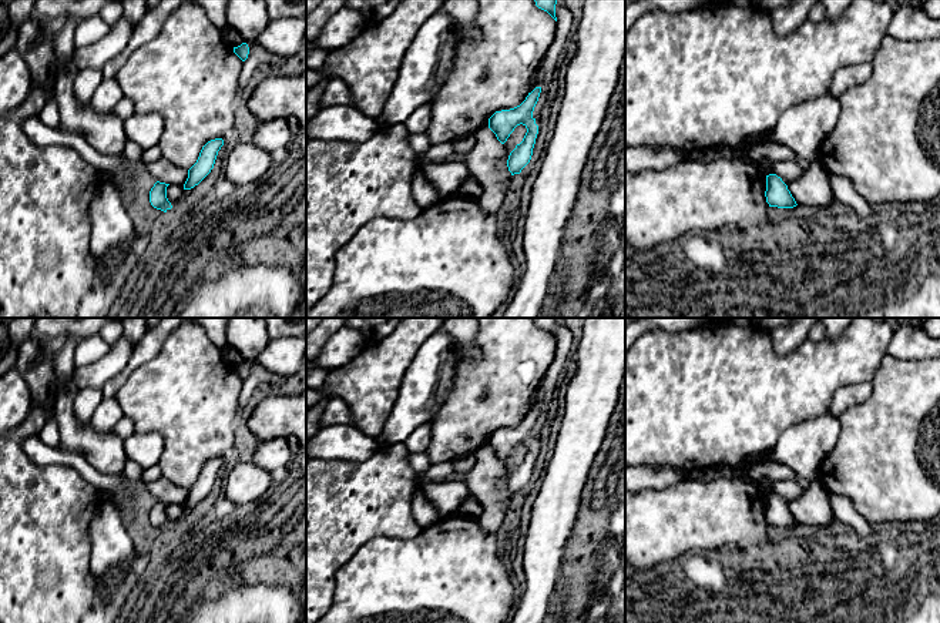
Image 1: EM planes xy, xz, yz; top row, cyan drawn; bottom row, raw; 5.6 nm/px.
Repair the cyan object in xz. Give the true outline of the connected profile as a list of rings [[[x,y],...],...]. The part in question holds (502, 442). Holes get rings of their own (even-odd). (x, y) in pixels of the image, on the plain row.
[[[536,406],[526,419],[510,429],[496,431],[489,438],[489,448],[496,453],[497,459],[504,463],[514,448],[523,443],[527,452],[520,463],[510,472],[507,486],[511,495],[520,493],[521,489],[530,482],[533,468],[538,453],[538,445],[533,436],[534,426],[538,421],[541,406]]]

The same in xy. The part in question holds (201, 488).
[[[222,458],[208,460],[197,479],[197,482],[188,489],[188,498],[184,503],[184,509],[191,509],[198,505],[214,488],[218,470],[224,465]]]

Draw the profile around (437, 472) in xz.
[[[451,462],[433,463],[426,472],[416,473],[416,482],[420,485],[423,482],[444,482],[450,475],[454,473]]]

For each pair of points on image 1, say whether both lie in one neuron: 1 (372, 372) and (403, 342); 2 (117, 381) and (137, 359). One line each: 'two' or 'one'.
1: one
2: one

